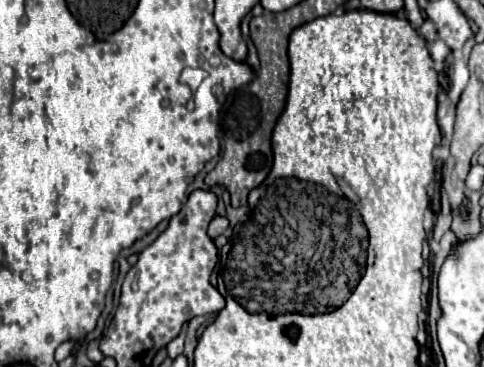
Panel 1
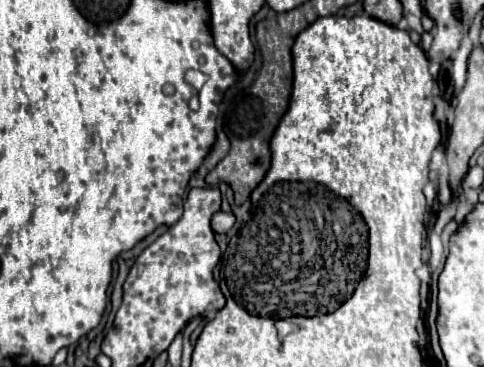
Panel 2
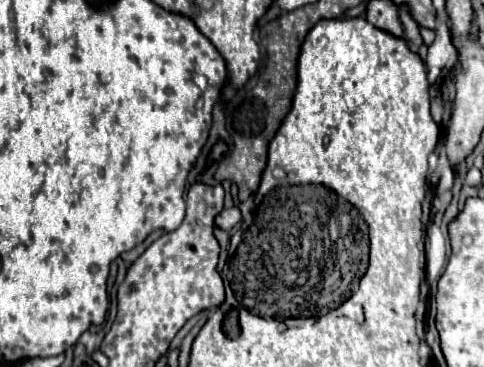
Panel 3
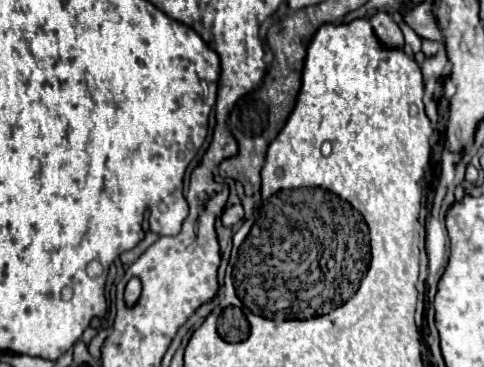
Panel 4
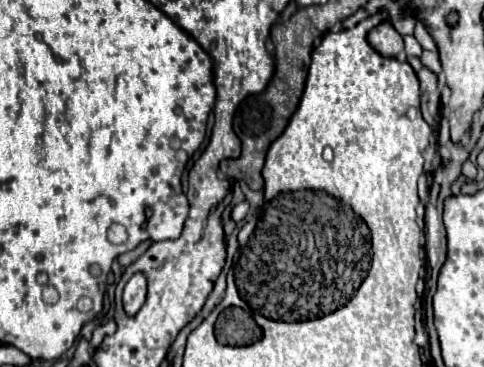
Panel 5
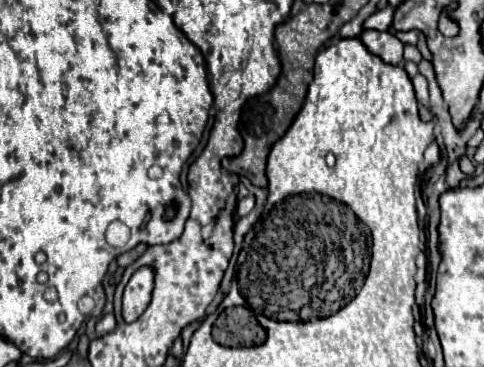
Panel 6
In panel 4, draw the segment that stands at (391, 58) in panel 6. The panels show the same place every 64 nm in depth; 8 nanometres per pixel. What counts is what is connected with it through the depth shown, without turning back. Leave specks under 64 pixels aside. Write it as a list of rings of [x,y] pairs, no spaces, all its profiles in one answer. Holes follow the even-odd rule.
[[[376,12],[372,18],[370,18],[370,24],[374,28],[374,34],[376,38],[380,40],[380,44],[384,48],[398,48],[402,50],[404,48],[404,36],[402,36],[402,30],[400,26],[386,14],[386,12]]]

